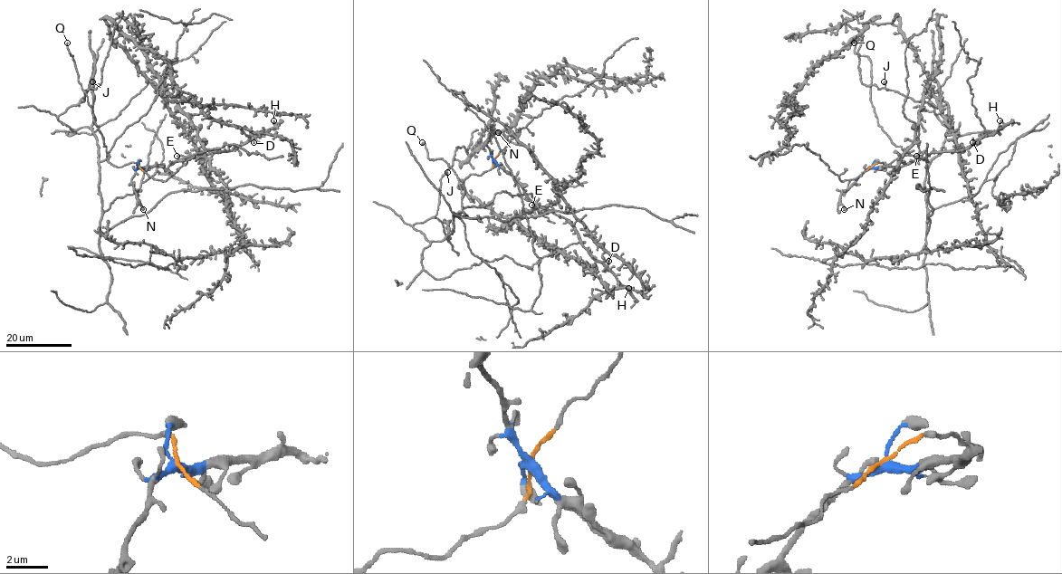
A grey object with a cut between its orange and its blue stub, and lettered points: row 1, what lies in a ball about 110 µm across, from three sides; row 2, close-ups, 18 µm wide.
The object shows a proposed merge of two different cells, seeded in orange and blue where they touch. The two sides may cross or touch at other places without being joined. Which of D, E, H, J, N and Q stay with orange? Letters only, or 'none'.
J, Q

